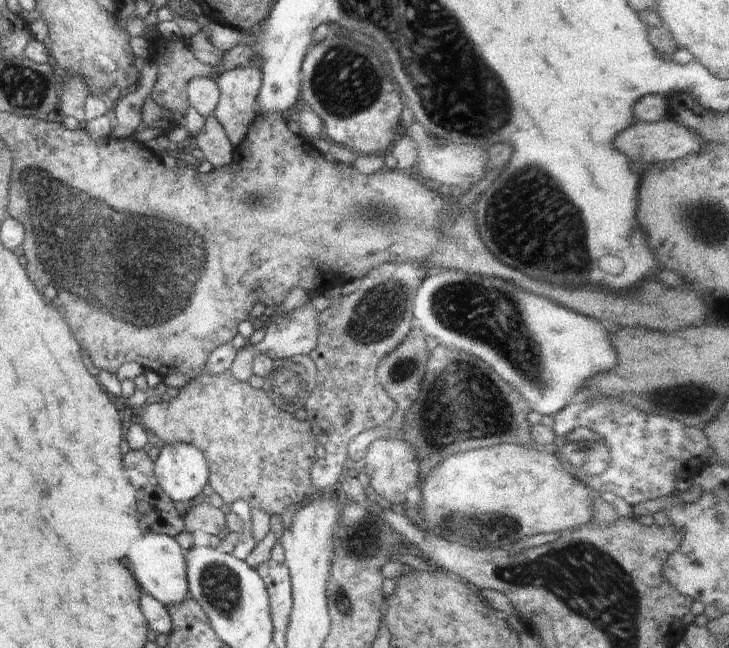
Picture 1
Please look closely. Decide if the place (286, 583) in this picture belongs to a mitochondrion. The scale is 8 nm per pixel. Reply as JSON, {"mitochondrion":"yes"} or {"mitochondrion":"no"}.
{"mitochondrion":"no"}

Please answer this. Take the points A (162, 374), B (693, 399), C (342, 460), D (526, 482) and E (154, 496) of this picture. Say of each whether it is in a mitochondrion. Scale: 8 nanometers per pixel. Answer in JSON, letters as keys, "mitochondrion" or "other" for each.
{"A":"other","B":"mitochondrion","C":"other","D":"other","E":"other"}

